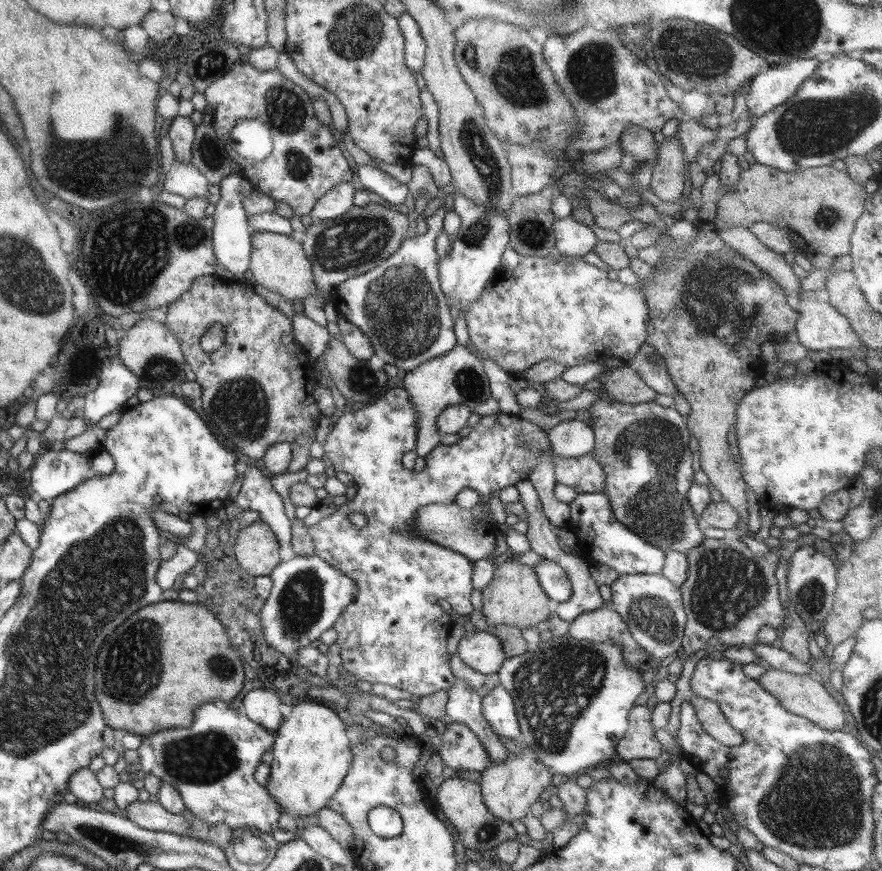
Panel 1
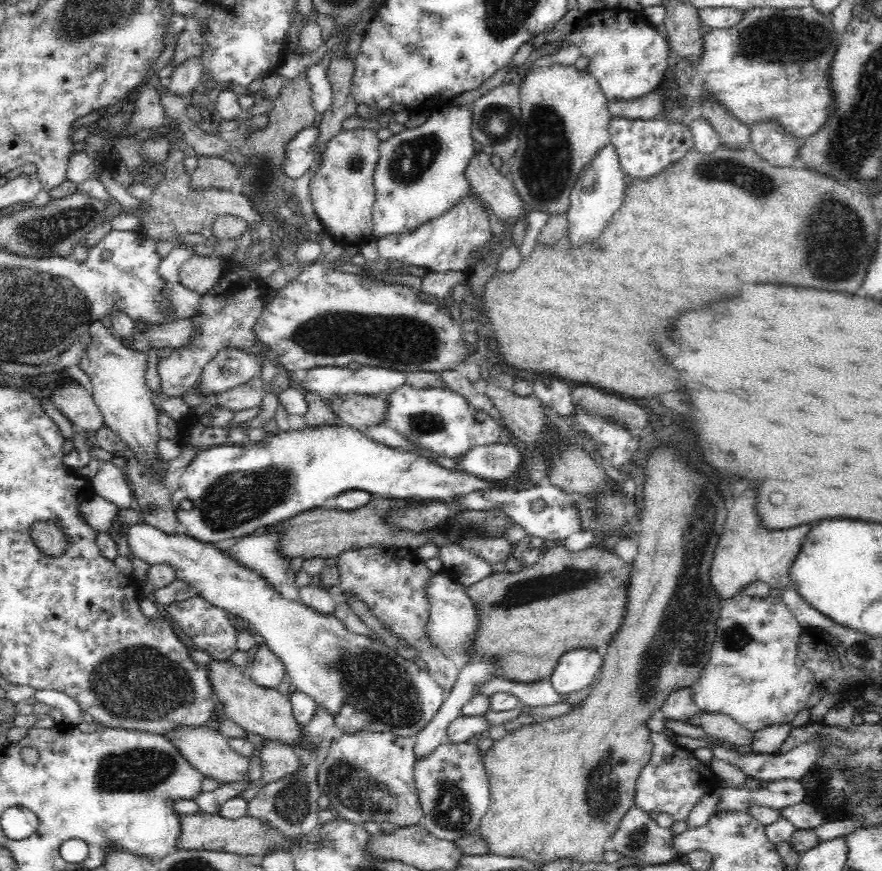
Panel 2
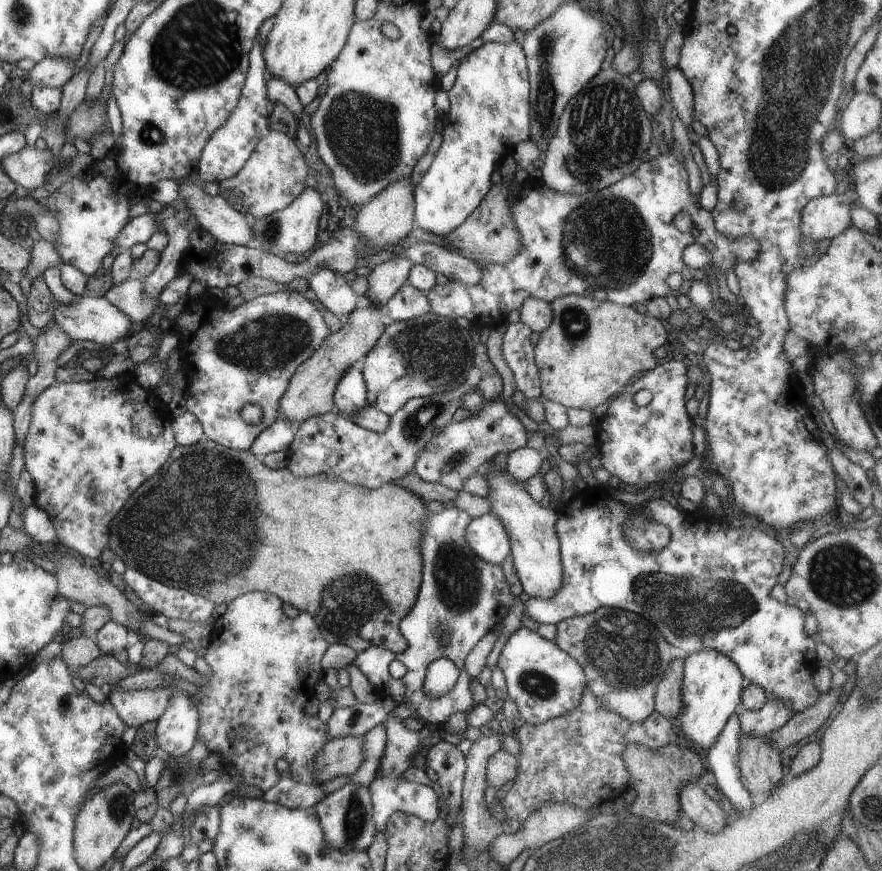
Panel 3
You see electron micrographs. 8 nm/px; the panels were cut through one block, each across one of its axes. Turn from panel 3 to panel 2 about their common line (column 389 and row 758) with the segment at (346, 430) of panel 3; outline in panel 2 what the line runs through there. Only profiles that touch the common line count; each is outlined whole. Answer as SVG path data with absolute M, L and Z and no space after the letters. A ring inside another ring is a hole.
M466 742L441 744L430 754L416 759L413 777L423 812L420 822L436 838L453 841L477 830L490 804L483 755L477 745Z

